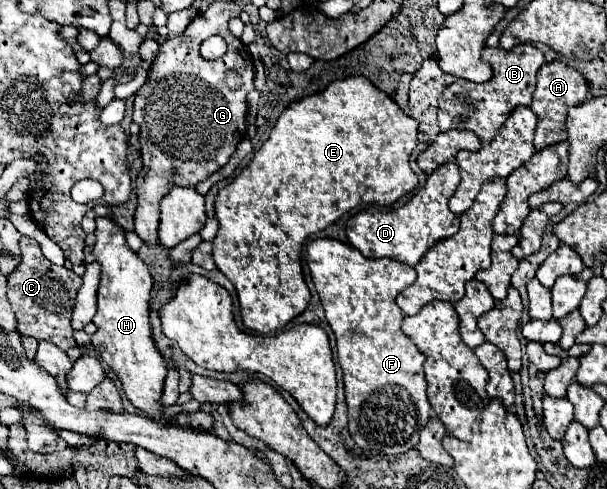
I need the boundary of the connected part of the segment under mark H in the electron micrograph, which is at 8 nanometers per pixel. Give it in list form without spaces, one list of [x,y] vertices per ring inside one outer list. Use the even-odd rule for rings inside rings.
[[[96,218],[96,244],[94,244],[92,252],[102,266],[100,288],[98,288],[98,312],[92,320],[98,330],[92,336],[92,346],[100,354],[100,360],[104,364],[108,364],[112,368],[112,372],[118,376],[118,380],[122,382],[122,390],[124,390],[126,398],[140,412],[144,412],[146,416],[150,416],[158,424],[174,424],[172,418],[164,416],[162,404],[158,404],[158,400],[162,398],[162,390],[164,390],[164,378],[168,372],[168,362],[162,358],[162,354],[158,352],[158,348],[154,346],[154,340],[152,340],[152,328],[150,328],[152,278],[150,278],[150,272],[148,272],[146,264],[138,258],[138,254],[126,246],[124,230],[108,218]]]

